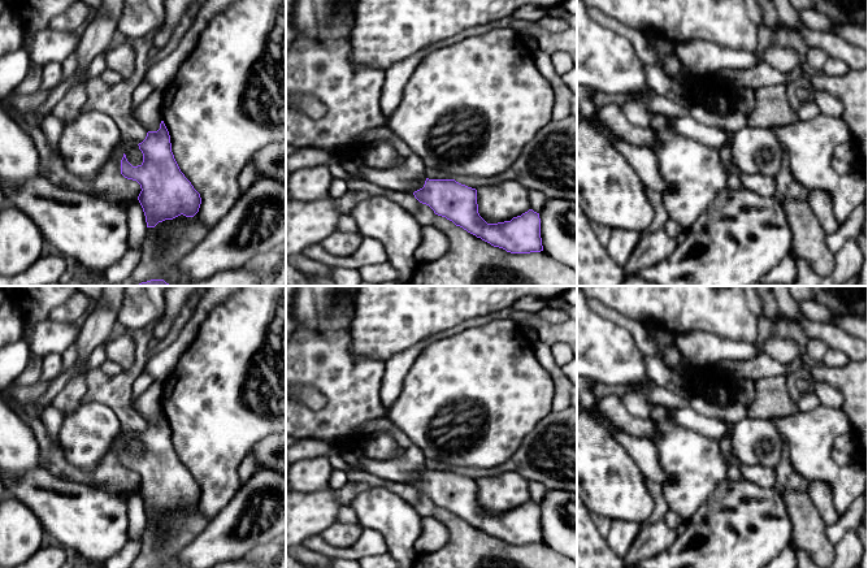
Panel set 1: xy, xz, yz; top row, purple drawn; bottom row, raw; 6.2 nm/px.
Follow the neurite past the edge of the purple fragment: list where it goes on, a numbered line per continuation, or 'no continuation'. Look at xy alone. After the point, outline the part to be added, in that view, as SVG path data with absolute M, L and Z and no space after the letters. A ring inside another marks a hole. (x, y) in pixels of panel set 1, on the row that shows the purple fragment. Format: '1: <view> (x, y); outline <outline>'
no continuation

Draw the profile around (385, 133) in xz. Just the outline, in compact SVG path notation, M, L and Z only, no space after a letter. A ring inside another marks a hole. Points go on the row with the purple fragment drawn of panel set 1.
M382 126L382 127L373 129L368 131L360 140L364 142L365 144L369 144L374 140L391 142L394 147L396 148L396 151L399 152L399 155L405 159L413 153L412 148L400 136L398 136L390 129L390 126Z

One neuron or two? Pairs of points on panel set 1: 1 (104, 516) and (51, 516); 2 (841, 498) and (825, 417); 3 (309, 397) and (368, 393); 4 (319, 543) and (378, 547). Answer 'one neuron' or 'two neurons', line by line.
1: one neuron
2: one neuron
3: two neurons
4: one neuron

